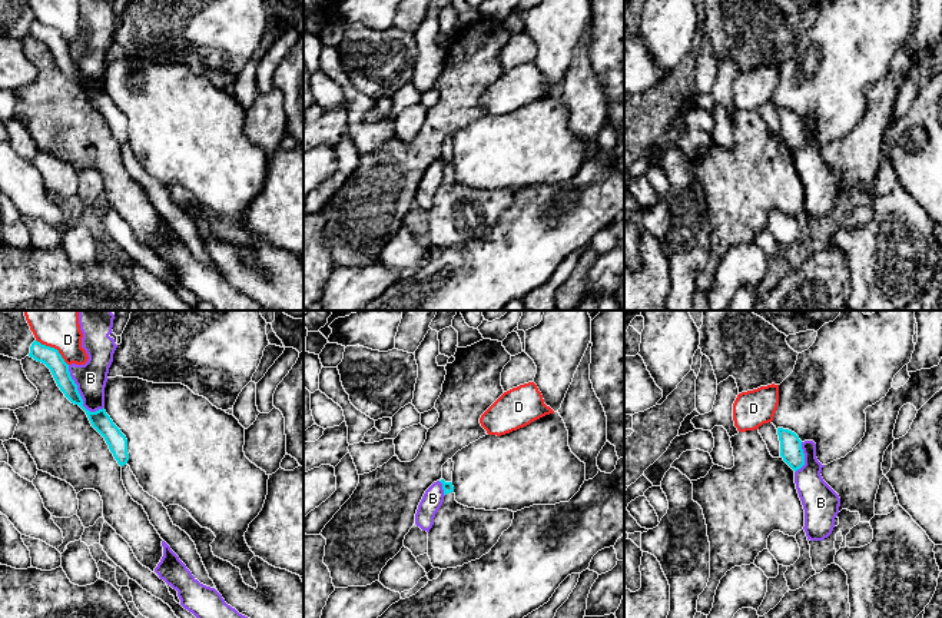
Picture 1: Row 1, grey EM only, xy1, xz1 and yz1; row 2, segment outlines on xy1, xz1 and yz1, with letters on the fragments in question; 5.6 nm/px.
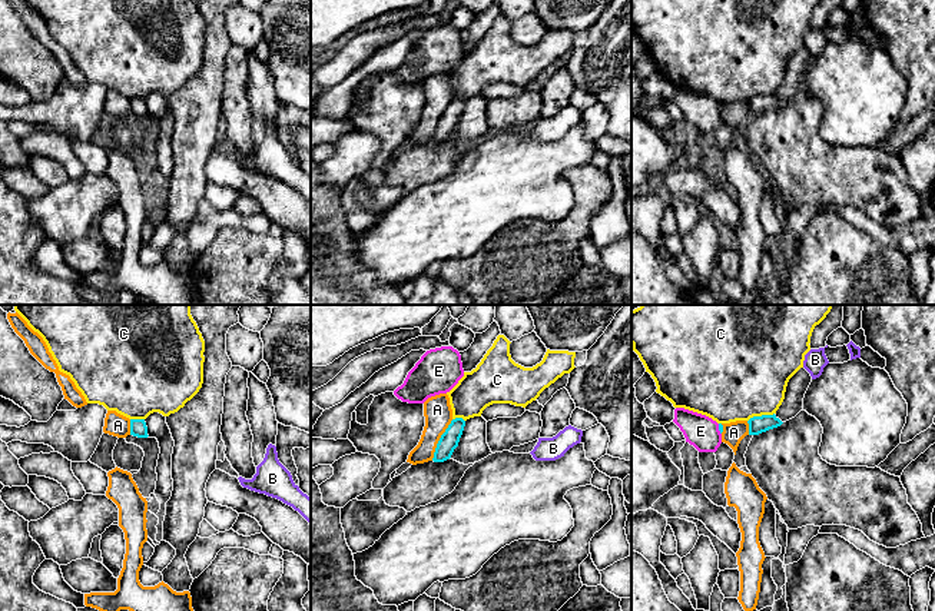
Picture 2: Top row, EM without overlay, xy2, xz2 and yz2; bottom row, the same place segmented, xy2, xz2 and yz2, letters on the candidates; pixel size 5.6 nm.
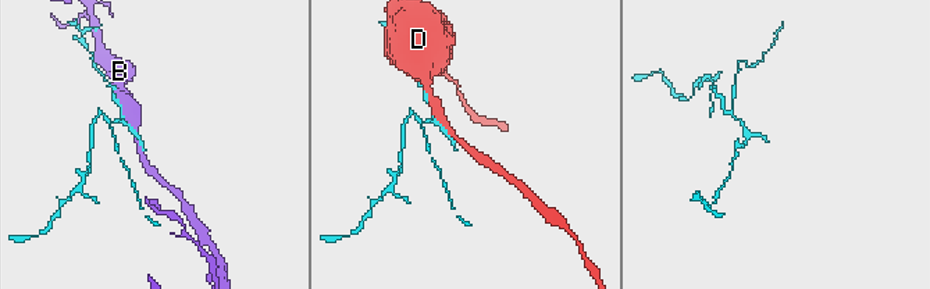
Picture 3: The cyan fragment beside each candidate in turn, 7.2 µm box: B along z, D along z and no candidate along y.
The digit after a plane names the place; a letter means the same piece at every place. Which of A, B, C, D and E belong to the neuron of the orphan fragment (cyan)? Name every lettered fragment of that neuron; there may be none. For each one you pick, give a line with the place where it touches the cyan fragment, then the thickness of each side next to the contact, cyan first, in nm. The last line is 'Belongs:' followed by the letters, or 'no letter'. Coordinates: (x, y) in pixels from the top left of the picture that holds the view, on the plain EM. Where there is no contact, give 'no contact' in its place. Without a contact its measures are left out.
Belongs: no letter

